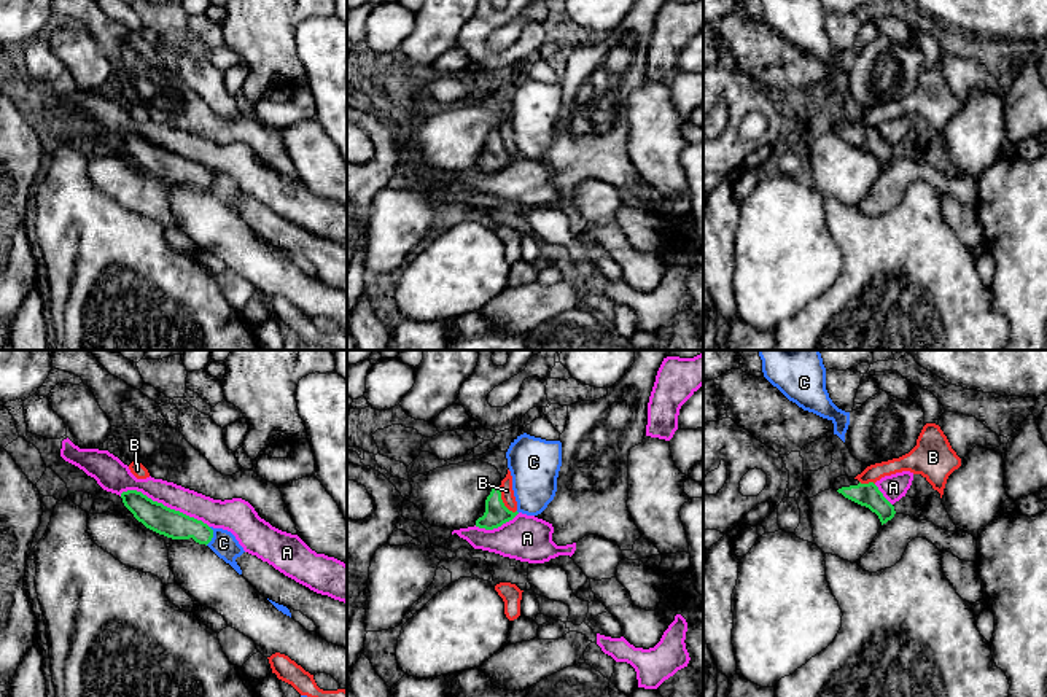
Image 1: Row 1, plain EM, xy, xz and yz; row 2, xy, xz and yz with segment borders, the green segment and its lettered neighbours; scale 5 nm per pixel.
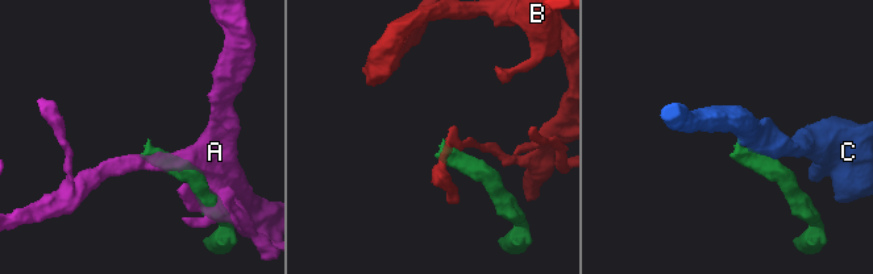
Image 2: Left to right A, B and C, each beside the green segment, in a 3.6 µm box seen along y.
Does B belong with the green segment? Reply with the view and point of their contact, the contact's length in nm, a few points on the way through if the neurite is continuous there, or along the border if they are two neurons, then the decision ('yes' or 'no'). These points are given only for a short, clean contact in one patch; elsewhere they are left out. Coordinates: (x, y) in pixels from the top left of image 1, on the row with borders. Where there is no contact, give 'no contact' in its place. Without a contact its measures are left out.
xz (502, 500) | 170 nm | along xz (498, 486), (502, 502), (514, 513) | no

